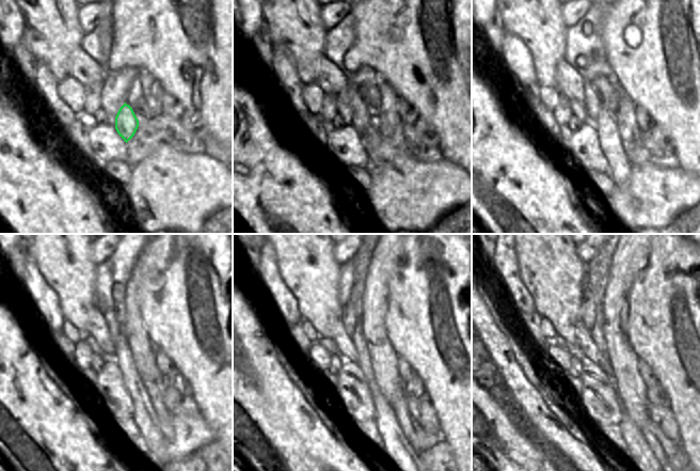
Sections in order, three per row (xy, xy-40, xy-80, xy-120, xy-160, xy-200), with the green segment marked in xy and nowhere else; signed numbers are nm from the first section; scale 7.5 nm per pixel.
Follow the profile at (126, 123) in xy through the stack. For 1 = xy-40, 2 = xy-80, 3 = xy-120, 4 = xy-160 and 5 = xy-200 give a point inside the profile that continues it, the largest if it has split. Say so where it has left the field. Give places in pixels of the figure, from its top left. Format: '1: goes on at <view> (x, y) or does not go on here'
1: goes on at xy-40 (361, 116)
2: goes on at xy-80 (592, 103)
3: goes on at xy-120 (109, 315)
4: goes on at xy-160 (347, 315)
5: goes on at xy-200 (588, 315)

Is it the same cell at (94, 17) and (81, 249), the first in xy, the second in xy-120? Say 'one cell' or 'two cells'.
two cells

